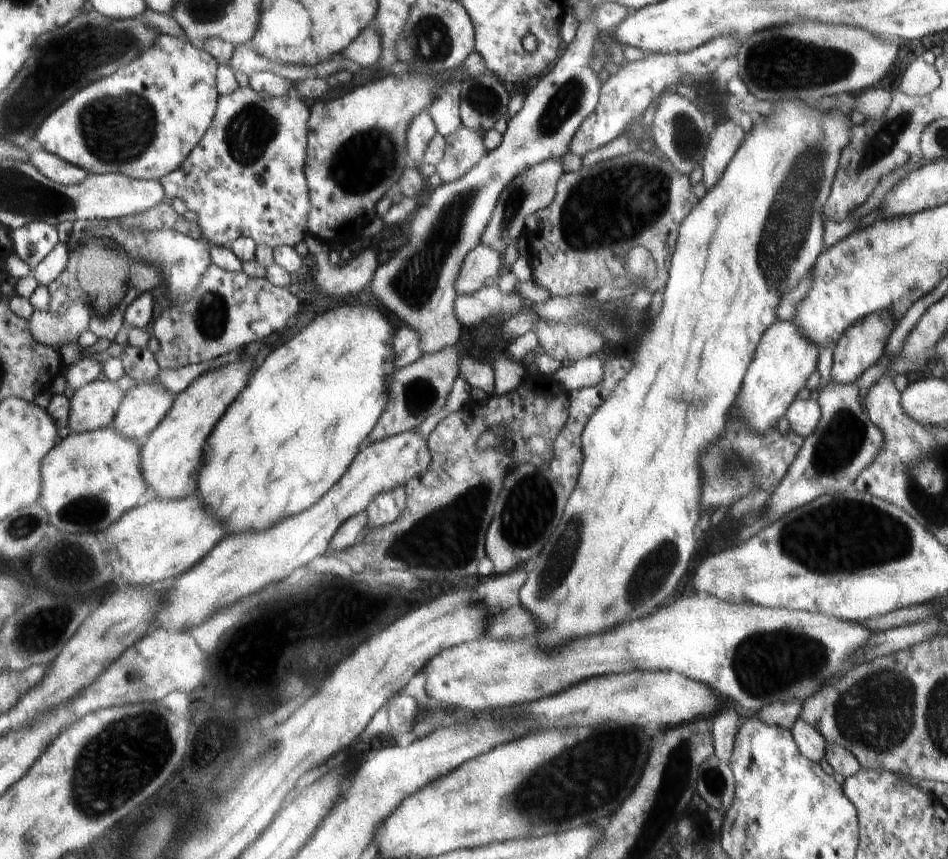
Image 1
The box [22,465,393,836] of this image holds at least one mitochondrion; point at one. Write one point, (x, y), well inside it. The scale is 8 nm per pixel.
(139, 744)

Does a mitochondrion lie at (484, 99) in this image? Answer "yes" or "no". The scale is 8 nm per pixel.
yes

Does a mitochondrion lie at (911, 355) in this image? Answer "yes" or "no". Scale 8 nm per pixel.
no

